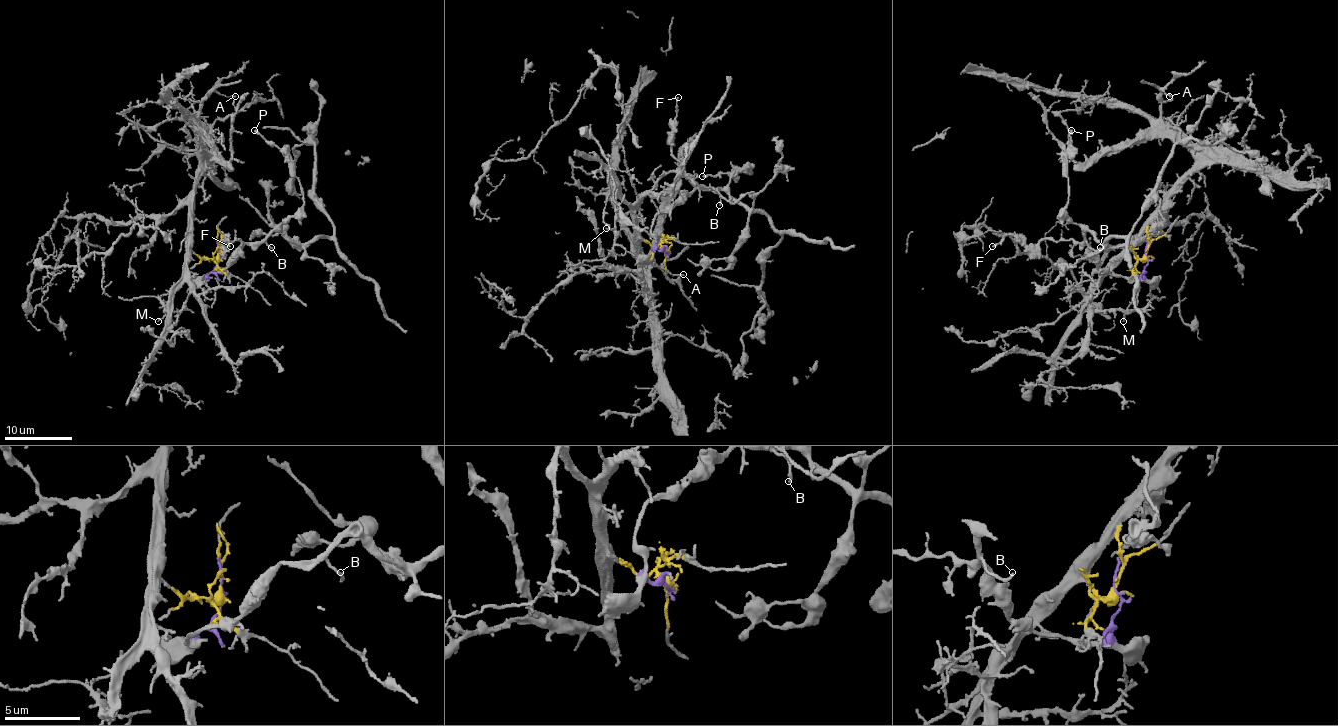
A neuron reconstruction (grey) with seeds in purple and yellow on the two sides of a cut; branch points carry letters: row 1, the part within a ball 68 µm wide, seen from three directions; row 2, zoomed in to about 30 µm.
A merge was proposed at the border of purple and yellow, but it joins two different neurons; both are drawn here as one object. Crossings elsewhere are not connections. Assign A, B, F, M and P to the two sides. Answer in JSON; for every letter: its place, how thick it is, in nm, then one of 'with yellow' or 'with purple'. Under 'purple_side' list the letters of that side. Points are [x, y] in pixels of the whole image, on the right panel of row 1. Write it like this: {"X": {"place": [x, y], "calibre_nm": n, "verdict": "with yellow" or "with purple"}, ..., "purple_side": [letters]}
{"A": {"place": [1169, 96], "calibre_nm": 140, "verdict": "with yellow"}, "B": {"place": [1100, 247], "calibre_nm": 180, "verdict": "with purple"}, "F": {"place": [992, 246], "calibre_nm": 190, "verdict": "with purple"}, "M": {"place": [1123, 321], "calibre_nm": 130, "verdict": "with yellow"}, "P": {"place": [1071, 130], "calibre_nm": 320, "verdict": "with purple"}, "purple_side": ["B", "F", "P"]}

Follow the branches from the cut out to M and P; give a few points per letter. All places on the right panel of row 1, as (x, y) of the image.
M: (1146, 254), (1141, 259), (1129, 252), (1105, 276), (1085, 306), (1088, 311), (1119, 309), (1124, 315), (1122, 321)
P: (1146, 254), (1147, 264), (1139, 277), (1103, 272), (1098, 257), (1083, 242), (1083, 230), (1065, 215), (1071, 130)

